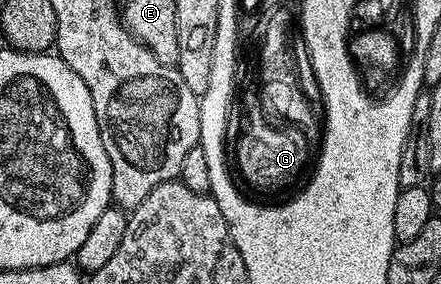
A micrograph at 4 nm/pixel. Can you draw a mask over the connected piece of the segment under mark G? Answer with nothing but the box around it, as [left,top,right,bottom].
[226,102,316,205]

